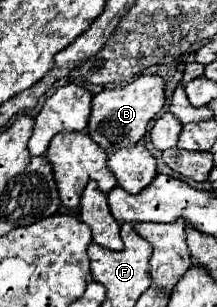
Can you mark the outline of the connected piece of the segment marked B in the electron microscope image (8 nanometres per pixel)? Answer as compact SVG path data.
M140 75L132 83L116 89L104 89L92 99L92 115L88 123L88 135L106 151L118 151L120 147L136 145L148 129L148 123L164 107L164 79L160 75Z

